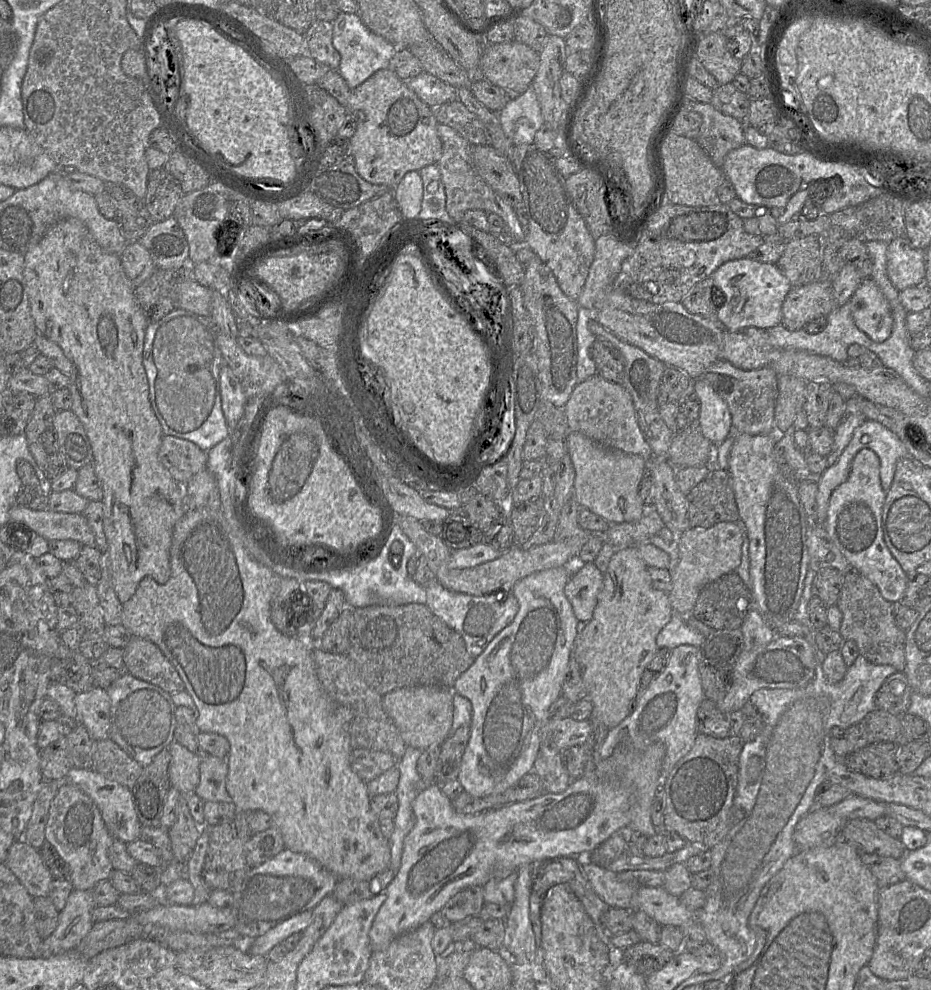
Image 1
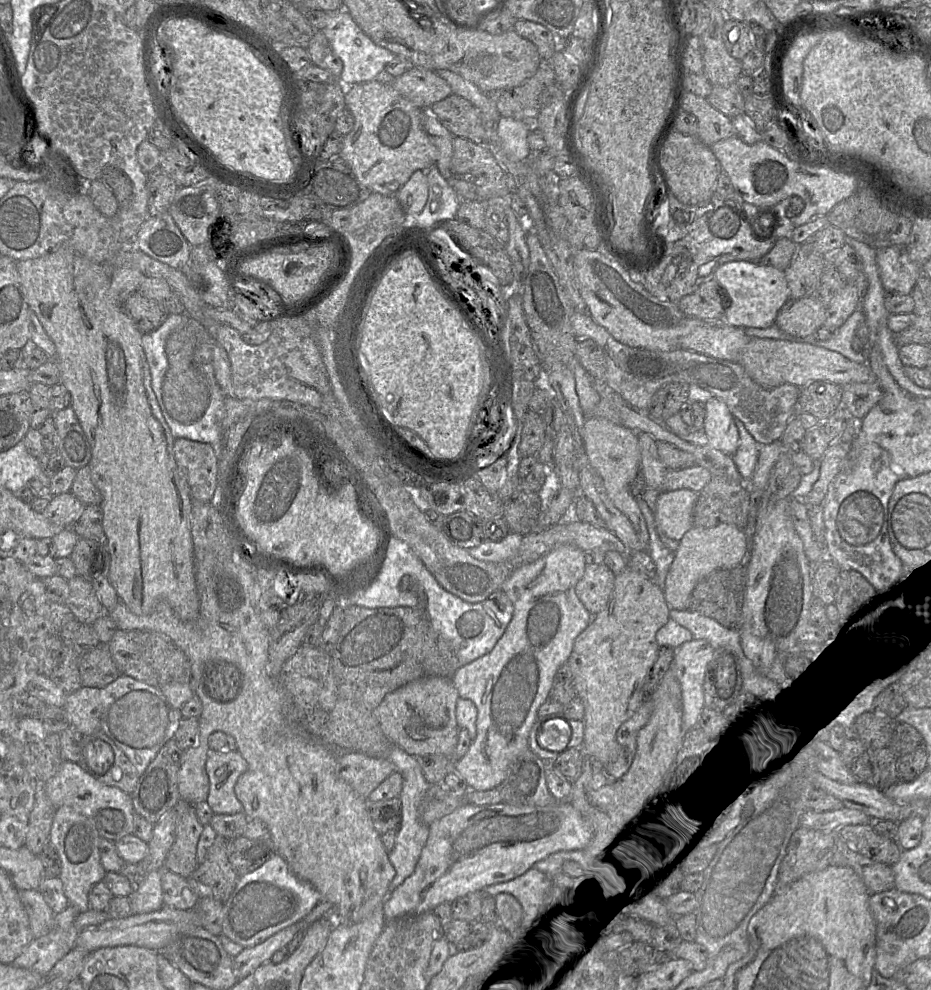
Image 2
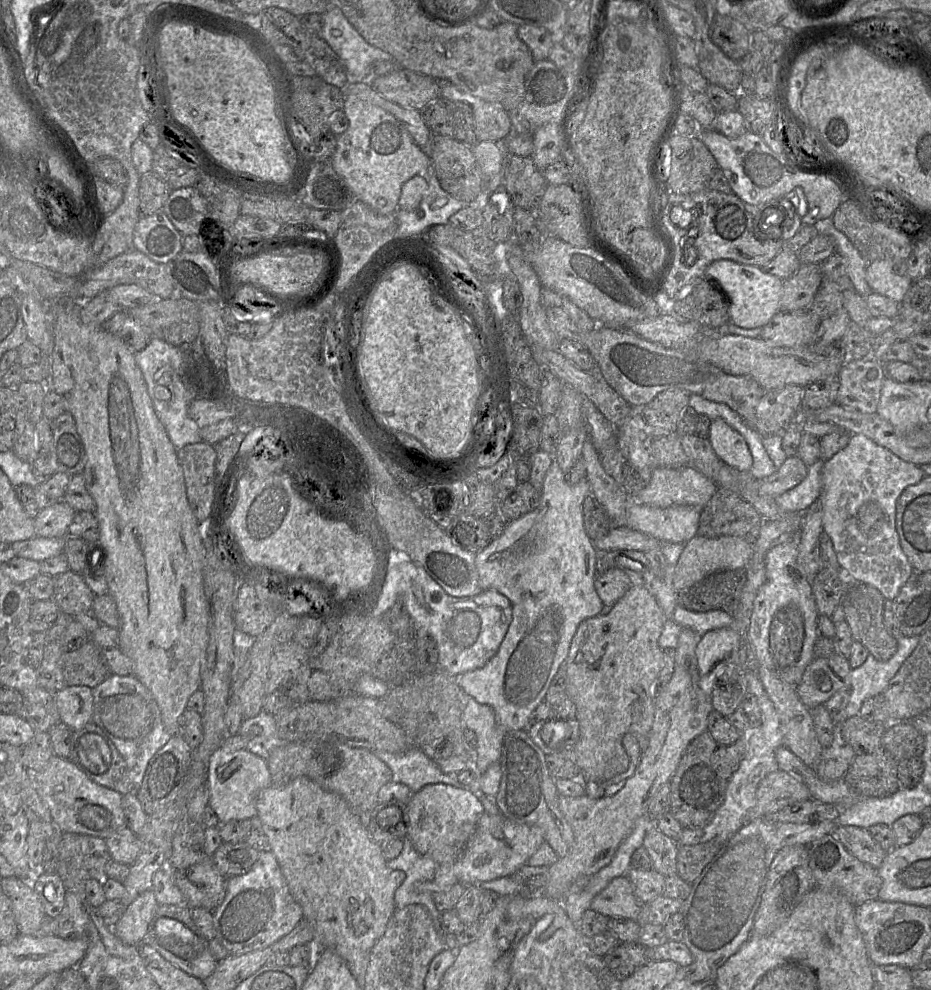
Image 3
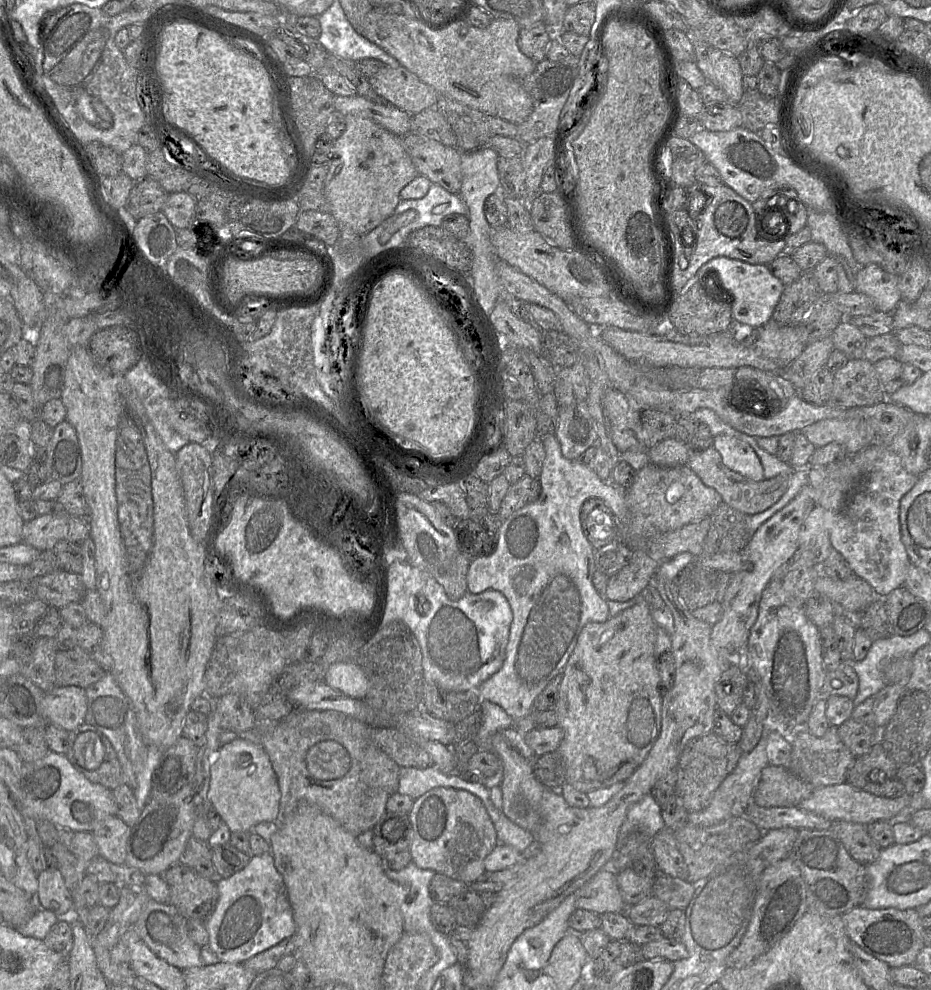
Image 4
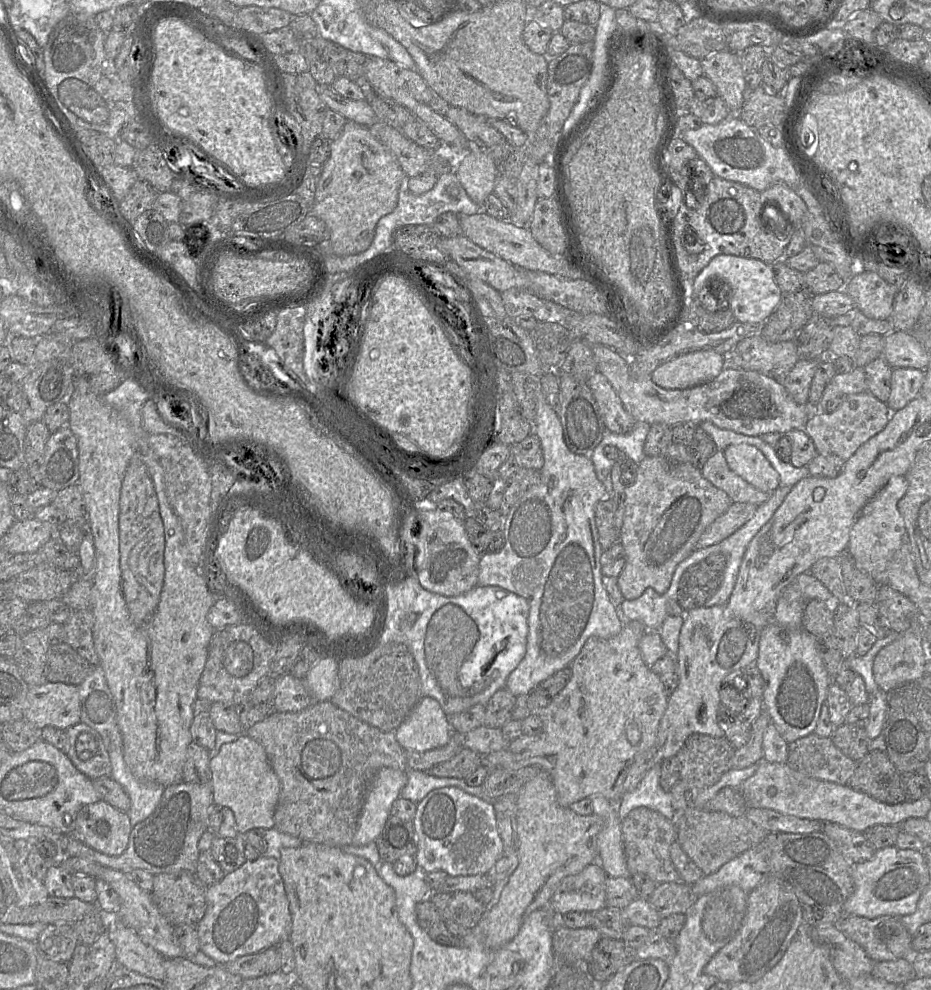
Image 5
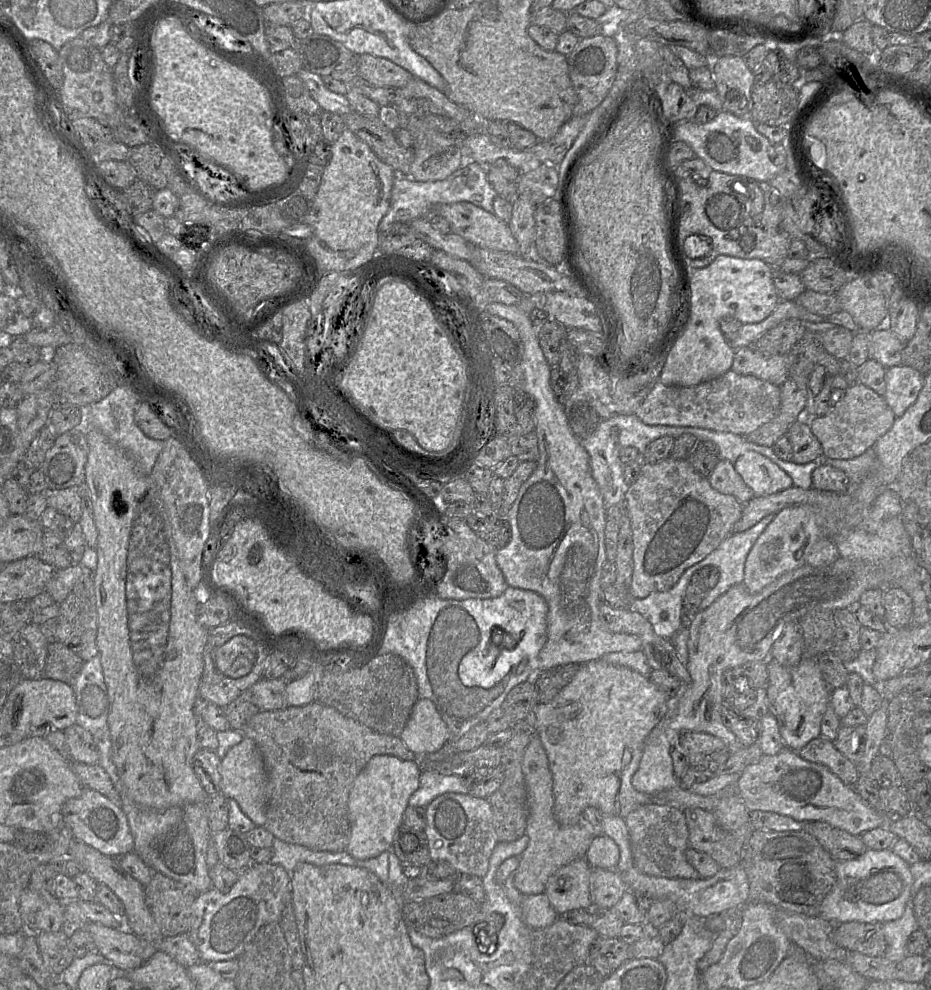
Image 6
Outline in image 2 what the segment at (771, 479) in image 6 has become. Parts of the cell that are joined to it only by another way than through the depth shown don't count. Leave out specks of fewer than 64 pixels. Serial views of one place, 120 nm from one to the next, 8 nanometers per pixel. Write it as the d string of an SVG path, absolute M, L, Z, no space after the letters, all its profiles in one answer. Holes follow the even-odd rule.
M712 397L705 404L705 420L703 433L709 444L732 457L739 445L739 432L735 425L735 418L726 404Z

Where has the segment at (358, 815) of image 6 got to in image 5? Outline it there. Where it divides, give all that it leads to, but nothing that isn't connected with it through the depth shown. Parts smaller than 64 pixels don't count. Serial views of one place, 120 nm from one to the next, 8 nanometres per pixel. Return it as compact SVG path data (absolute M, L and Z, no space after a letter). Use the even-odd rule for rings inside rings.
M382 768L372 778L367 789L352 843L364 846L375 842L391 816L391 808L407 784L407 772Z

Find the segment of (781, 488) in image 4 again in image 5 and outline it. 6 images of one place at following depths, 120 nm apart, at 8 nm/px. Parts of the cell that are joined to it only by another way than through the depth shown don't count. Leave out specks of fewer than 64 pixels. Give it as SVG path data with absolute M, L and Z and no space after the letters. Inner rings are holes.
M717 450L700 469L702 476L713 486L724 491L733 503L765 503L771 493L766 493L747 483L729 468L723 451Z

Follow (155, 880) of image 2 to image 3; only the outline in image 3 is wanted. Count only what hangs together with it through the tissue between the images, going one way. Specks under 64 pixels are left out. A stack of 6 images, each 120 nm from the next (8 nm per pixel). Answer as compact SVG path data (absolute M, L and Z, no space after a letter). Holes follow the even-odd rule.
M144 891L127 906L113 932L124 944L142 944L158 906L153 891Z

